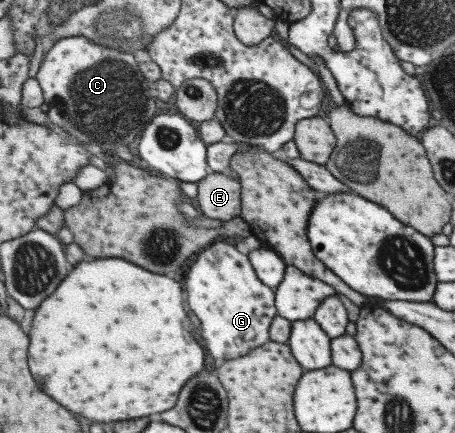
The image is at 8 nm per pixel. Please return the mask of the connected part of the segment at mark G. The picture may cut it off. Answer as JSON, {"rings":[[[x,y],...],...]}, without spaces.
{"rings":[[[213,241],[209,248],[199,252],[185,275],[185,291],[187,291],[187,307],[201,321],[201,339],[211,357],[233,360],[270,341],[267,331],[276,315],[274,290],[257,279],[248,257],[237,252],[234,245],[230,245],[228,241]]]}

